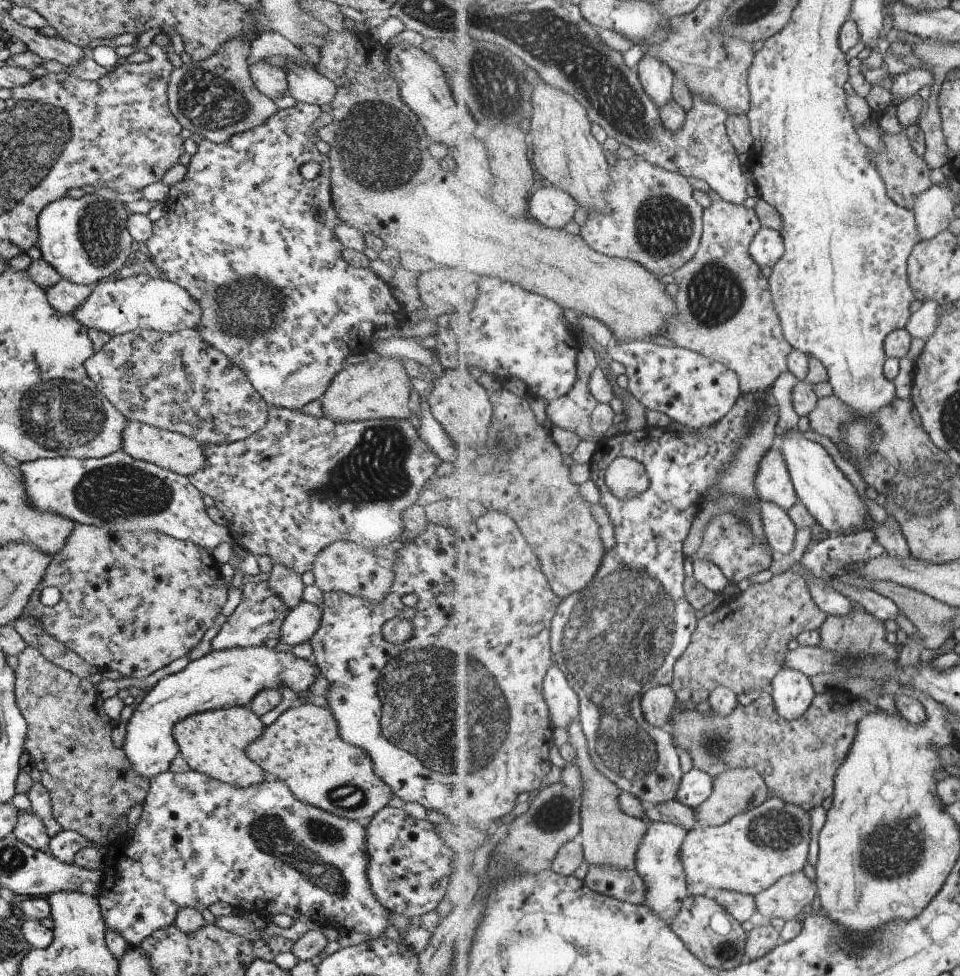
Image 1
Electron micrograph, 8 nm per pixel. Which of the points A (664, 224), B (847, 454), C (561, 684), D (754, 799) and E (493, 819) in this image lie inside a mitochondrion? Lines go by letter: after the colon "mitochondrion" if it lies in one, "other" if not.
A: mitochondrion
B: other
C: mitochondrion
D: mitochondrion
E: other

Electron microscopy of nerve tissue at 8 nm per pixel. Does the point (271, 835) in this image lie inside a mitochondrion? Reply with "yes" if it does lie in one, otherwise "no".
yes

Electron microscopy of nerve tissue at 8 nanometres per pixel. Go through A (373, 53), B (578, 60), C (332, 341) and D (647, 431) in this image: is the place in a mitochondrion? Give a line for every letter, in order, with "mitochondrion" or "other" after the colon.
A: other
B: mitochondrion
C: other
D: other

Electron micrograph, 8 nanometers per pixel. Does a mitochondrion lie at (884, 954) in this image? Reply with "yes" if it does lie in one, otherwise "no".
yes

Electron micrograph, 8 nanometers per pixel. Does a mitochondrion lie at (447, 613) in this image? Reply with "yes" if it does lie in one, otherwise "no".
no

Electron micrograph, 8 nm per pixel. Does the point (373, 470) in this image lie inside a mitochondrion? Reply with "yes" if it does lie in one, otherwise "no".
yes

